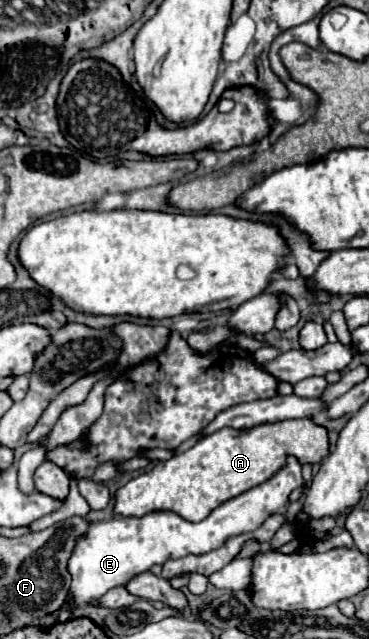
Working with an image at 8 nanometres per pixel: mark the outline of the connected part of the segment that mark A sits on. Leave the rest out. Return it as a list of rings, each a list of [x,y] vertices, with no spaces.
[[[313,419],[265,423],[247,431],[225,427],[223,431],[199,439],[185,453],[167,461],[157,461],[149,471],[119,487],[115,491],[113,513],[121,517],[143,517],[153,511],[173,511],[187,521],[201,521],[221,503],[275,475],[275,471],[283,467],[287,455],[295,455],[301,463],[325,459],[329,455],[327,431]]]

